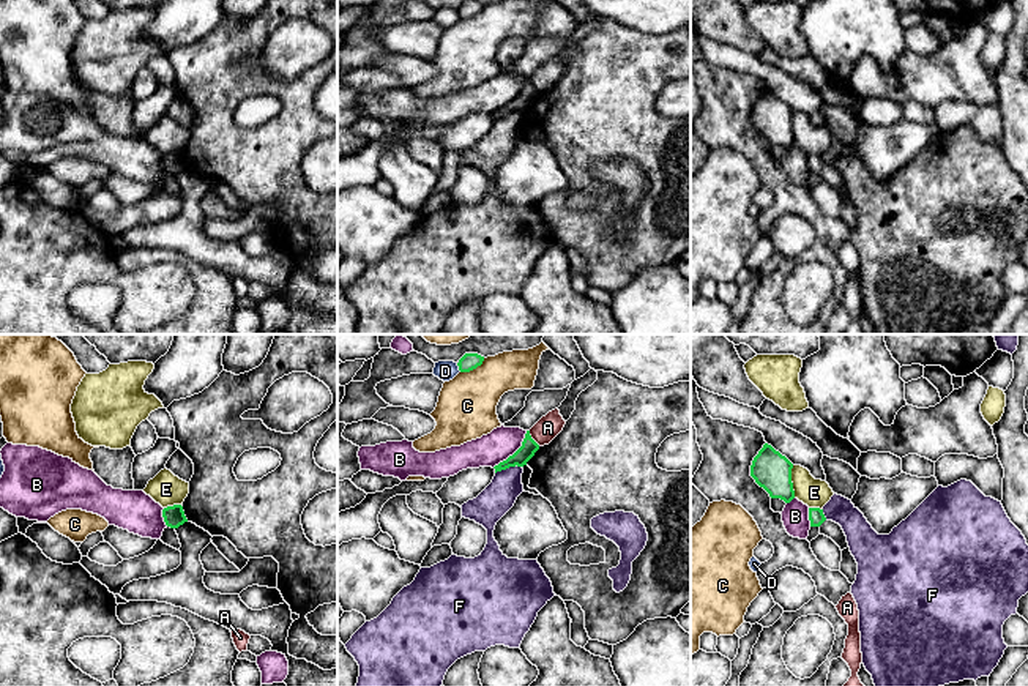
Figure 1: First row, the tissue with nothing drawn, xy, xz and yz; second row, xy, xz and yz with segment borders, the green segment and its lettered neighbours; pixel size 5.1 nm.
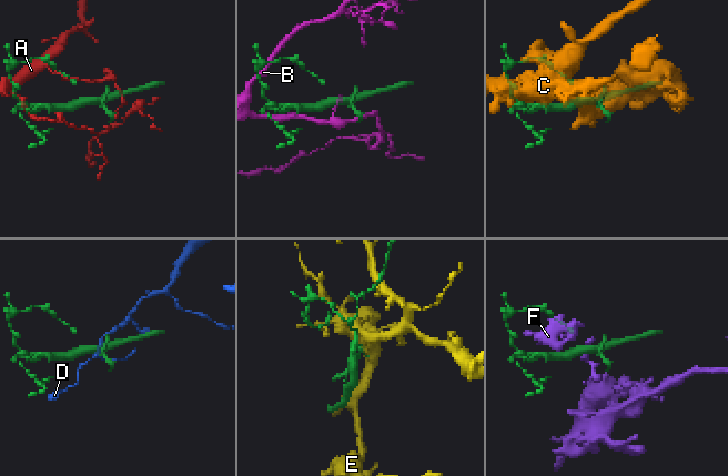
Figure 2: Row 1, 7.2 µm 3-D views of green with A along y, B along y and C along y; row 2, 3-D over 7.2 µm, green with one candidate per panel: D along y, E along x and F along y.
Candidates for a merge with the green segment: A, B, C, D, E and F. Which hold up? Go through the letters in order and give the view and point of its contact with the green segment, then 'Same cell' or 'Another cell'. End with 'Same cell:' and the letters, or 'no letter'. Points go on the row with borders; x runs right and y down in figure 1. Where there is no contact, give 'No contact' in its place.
A: Touches green at xz (532, 439). Another cell
B: Touches green at xz (514, 453). Another cell
C: Touches green at xz (473, 368). Another cell
D: Touches green at xz (459, 368). Another cell
E: Touches green at yz (790, 481). Another cell
F: Touches green at xz (508, 467). Another cell
Same cell: no letter

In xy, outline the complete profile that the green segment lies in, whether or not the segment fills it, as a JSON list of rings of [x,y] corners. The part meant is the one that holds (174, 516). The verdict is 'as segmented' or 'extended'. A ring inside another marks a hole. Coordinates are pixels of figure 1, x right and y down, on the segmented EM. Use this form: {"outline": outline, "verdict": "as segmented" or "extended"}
{"outline": [[[173,505],[162,509],[162,517],[167,527],[178,528],[184,522],[188,522],[183,506]]], "verdict": "as segmented"}

